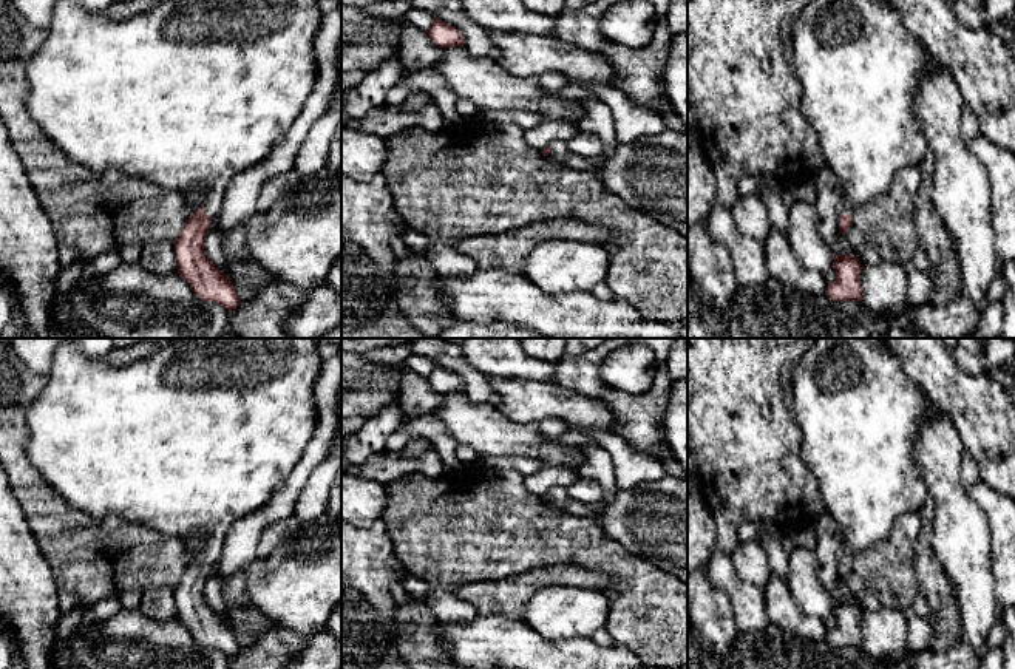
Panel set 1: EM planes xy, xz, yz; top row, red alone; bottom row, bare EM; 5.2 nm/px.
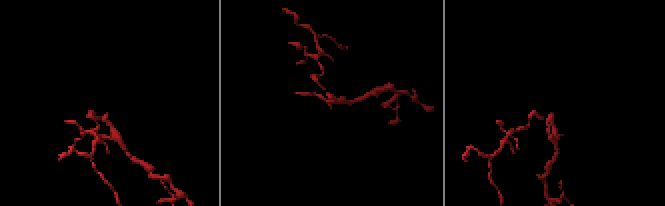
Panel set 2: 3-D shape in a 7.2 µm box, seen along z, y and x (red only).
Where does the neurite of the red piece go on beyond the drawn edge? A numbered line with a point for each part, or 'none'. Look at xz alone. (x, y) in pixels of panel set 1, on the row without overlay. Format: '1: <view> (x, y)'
1: xz (558, 499)

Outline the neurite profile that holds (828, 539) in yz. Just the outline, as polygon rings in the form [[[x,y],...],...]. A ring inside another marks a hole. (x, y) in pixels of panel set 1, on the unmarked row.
[[[820,514],[813,522],[816,531],[817,576],[823,589],[837,601],[854,601],[845,581],[839,578],[837,553],[842,548],[842,533],[836,521],[828,514]]]

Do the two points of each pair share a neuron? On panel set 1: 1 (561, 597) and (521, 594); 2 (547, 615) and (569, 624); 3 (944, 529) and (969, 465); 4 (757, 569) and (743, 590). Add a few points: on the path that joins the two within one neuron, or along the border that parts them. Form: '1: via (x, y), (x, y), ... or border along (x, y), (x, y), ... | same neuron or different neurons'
1: border along (567, 586), (541, 586), (527, 601), (521, 618) | different neurons
2: via (552, 615), (560, 615), (564, 620) | same neuron
3: border along (964, 450), (961, 482), (966, 487) | different neurons
4: border along (729, 555), (734, 572), (762, 589) | different neurons

